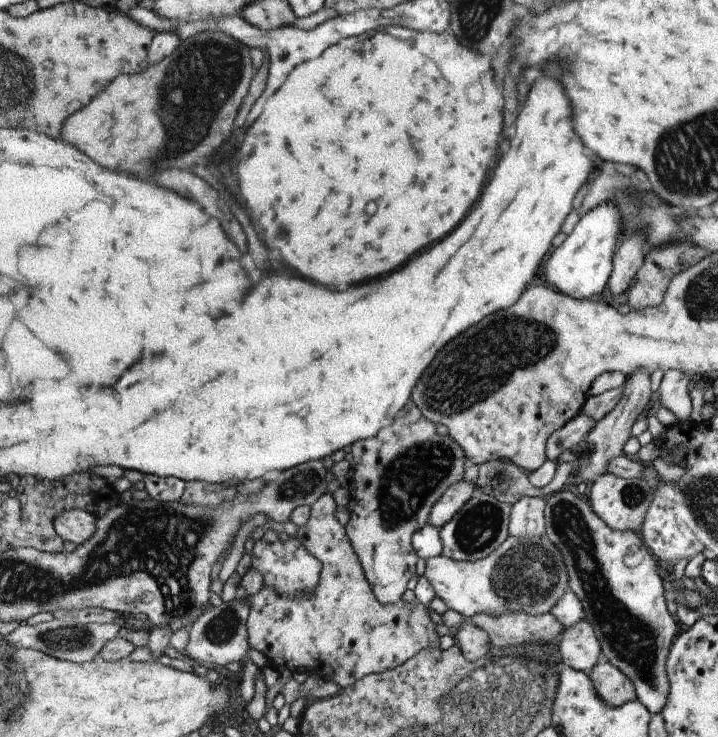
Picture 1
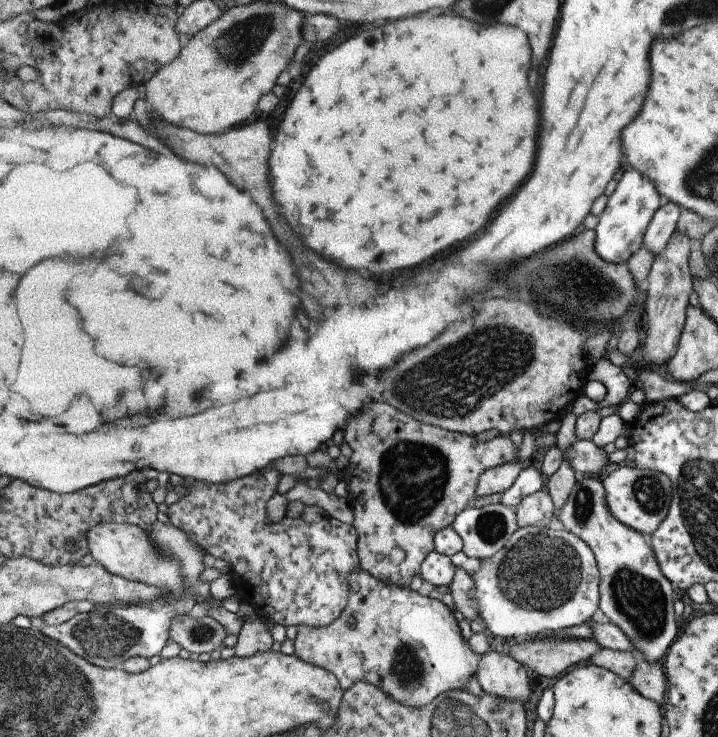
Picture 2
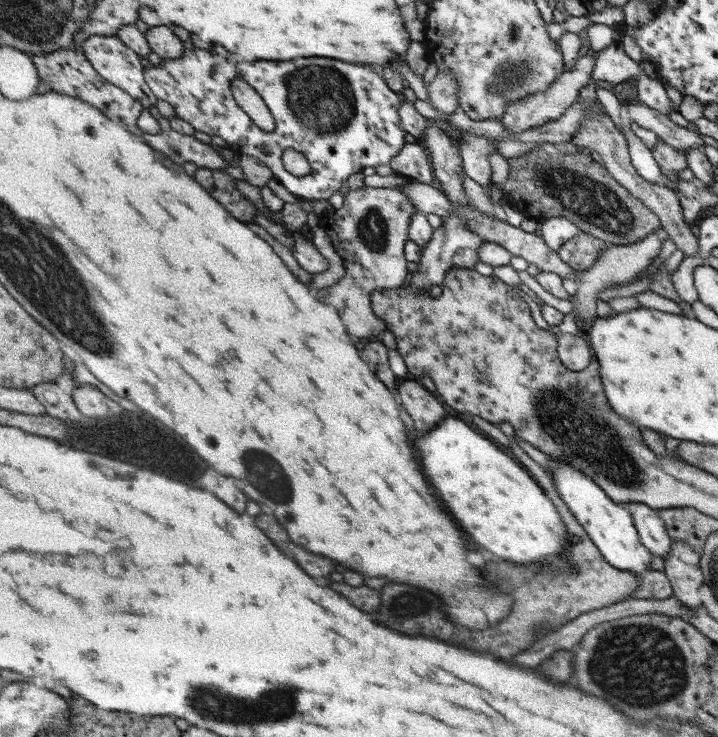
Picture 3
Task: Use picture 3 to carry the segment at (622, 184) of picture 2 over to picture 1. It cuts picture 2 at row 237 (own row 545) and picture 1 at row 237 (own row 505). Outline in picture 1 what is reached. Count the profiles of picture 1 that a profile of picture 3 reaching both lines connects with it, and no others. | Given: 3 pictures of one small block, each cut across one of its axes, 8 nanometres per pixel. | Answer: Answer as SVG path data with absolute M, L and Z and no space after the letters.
M603 202L595 206L579 220L573 232L569 232L569 236L549 254L549 260L543 266L543 276L547 280L545 286L575 300L599 298L601 290L607 286L607 278L613 268L613 254L621 240L621 214L617 212L615 204Z

